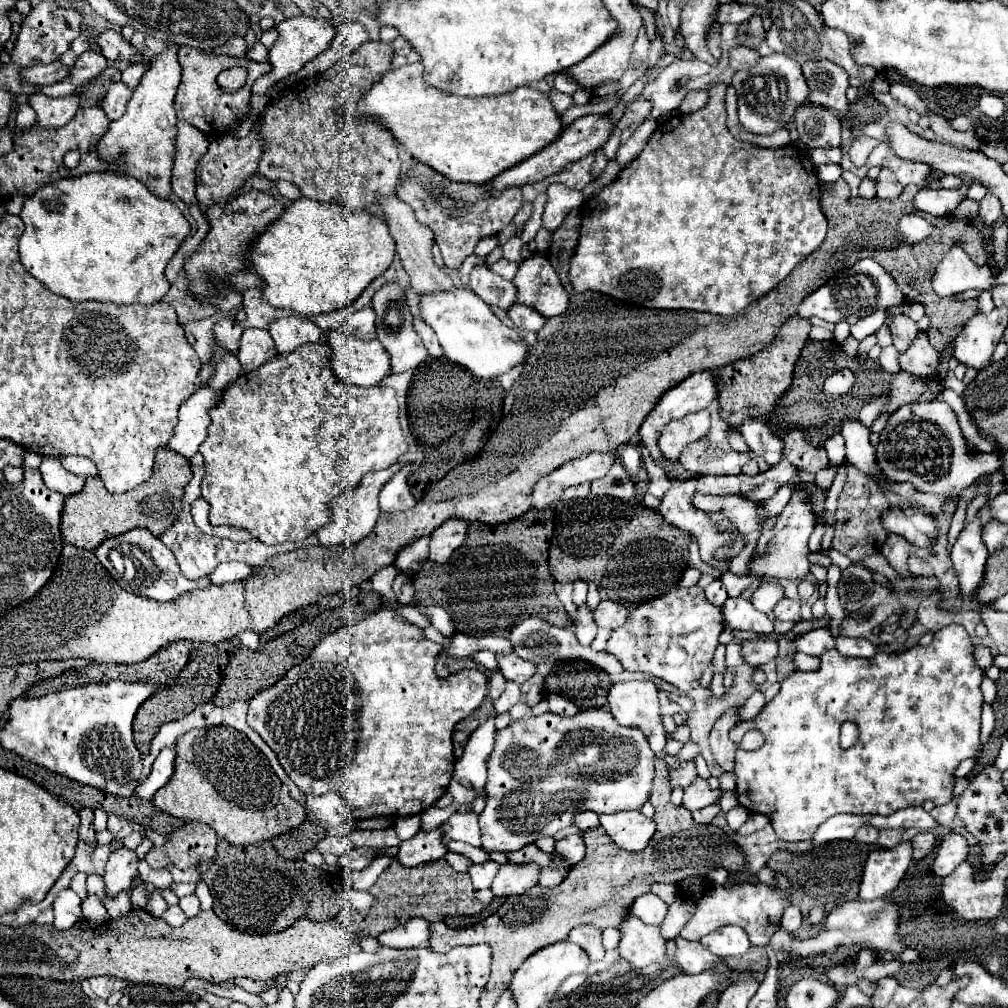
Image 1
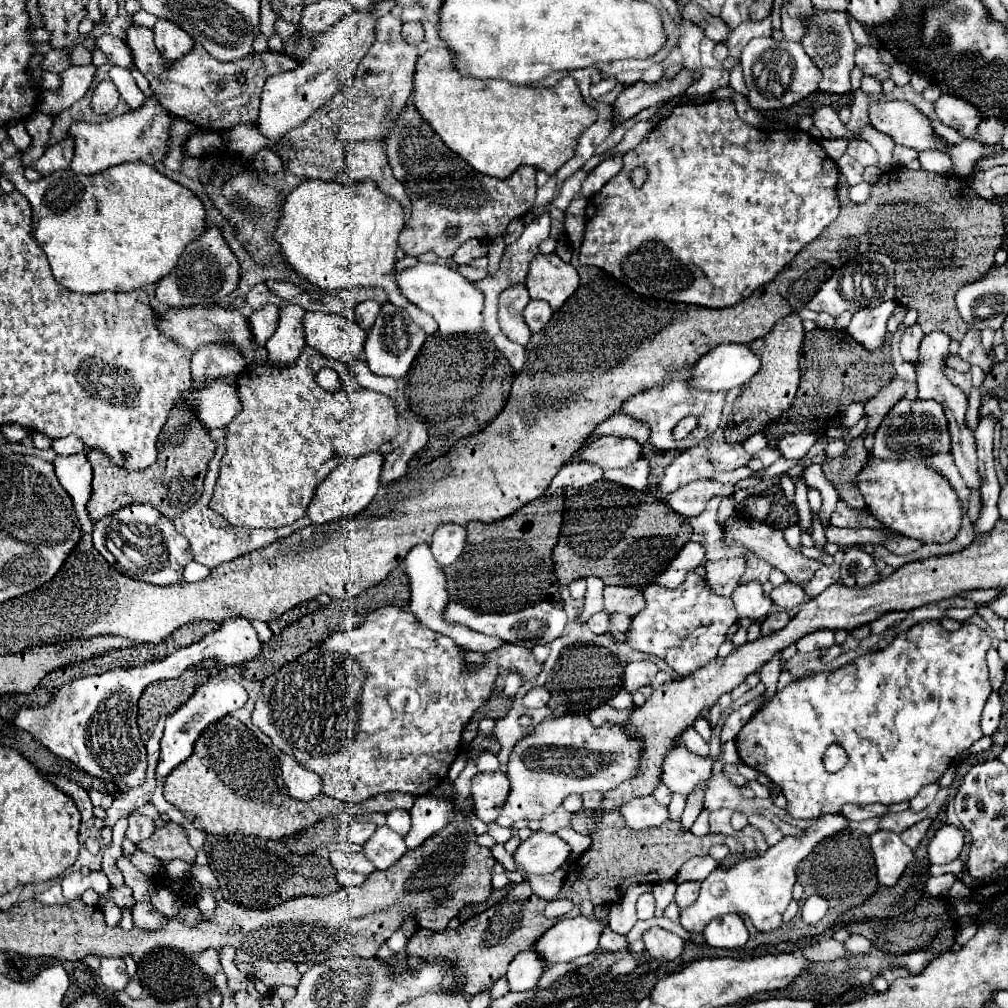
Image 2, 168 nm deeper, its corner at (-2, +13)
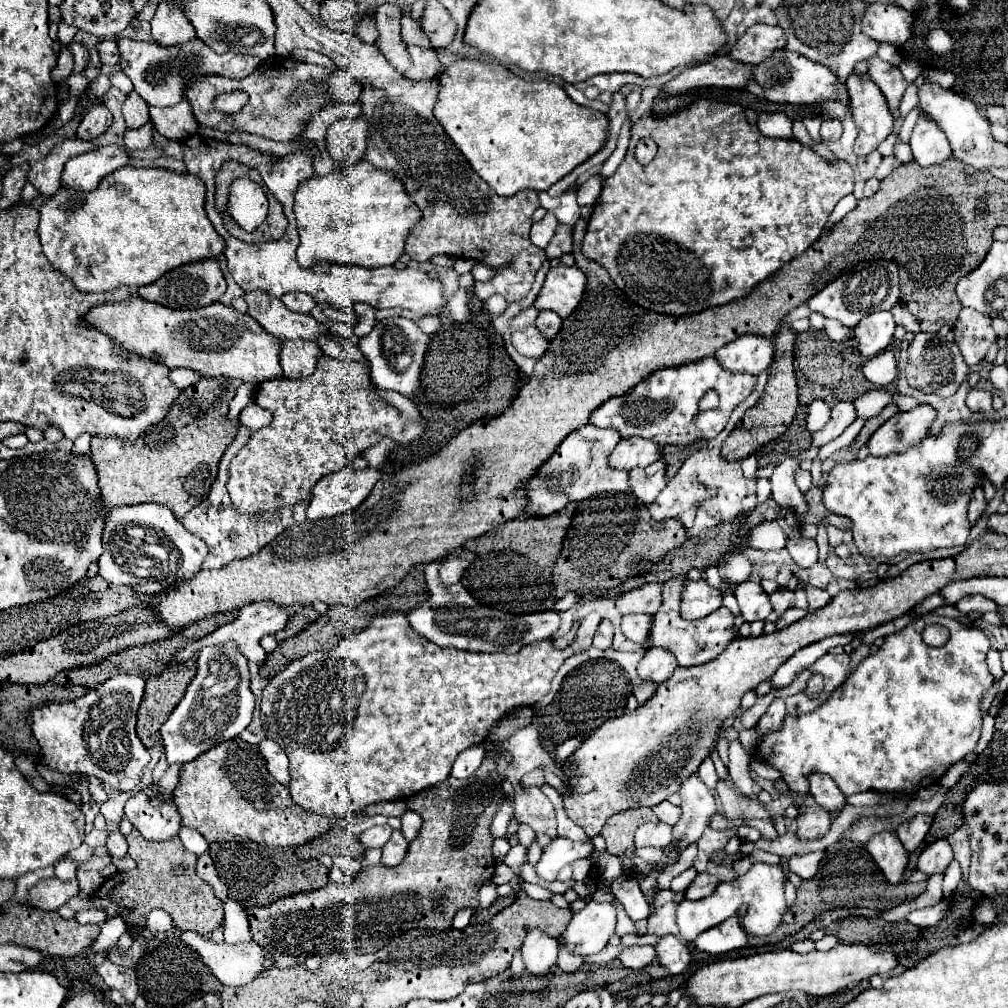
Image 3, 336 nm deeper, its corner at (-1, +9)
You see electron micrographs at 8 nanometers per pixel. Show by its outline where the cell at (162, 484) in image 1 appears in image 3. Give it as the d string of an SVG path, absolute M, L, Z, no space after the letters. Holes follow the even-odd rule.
M203 377L201 381L189 385L181 391L181 397L177 403L169 409L165 421L161 425L155 425L145 433L141 441L117 441L115 437L93 437L91 439L91 461L97 471L97 483L101 491L101 499L105 507L119 507L119 505L137 505L137 503L161 503L173 511L177 519L185 517L195 505L199 505L201 499L205 499L207 491L211 489L211 483L217 475L217 461L221 459L221 453L227 449L227 445L233 441L239 425L231 423L227 419L229 401L235 397L235 391L239 389L243 381L241 379L229 379L229 377Z

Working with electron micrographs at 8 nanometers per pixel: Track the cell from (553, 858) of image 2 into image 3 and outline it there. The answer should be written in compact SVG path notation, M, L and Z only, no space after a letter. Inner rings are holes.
M555 837L547 847L543 847L543 855L535 865L535 873L541 879L555 881L561 867L587 857L593 851L593 843L575 843L565 837Z

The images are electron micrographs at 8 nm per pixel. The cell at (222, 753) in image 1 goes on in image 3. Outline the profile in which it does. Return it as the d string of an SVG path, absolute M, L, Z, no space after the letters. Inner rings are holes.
M239 737L201 753L201 757L193 759L189 765L181 765L173 801L181 823L197 829L207 841L235 841L247 837L271 847L293 847L321 837L327 833L329 825L337 821L297 805L289 795L289 787L269 775L257 745Z

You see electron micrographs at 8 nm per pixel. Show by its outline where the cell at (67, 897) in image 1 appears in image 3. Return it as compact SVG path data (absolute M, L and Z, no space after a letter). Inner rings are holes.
M65 857L61 859L57 865L55 865L55 877L63 883L71 883L71 881L77 881L77 873L75 873L75 865Z

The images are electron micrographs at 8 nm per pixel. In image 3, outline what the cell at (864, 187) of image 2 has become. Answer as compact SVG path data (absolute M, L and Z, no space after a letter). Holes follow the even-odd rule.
M845 195L845 197L837 203L837 207L835 207L835 211L833 211L833 215L831 215L827 227L831 227L831 225L835 225L837 221L841 221L841 217L845 217L853 207L857 207L855 195Z

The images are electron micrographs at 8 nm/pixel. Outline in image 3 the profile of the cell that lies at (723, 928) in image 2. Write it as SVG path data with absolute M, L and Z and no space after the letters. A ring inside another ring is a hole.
M729 917L727 921L715 925L713 929L707 929L695 939L695 947L711 955L729 953L745 945L747 945L747 933L741 929L737 917Z

